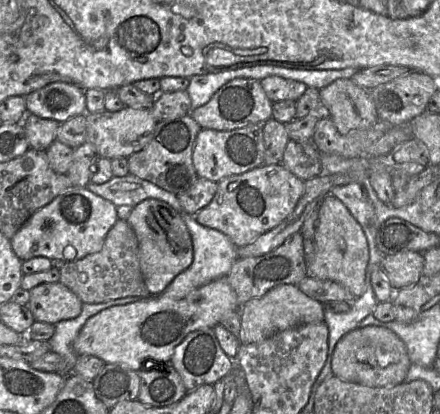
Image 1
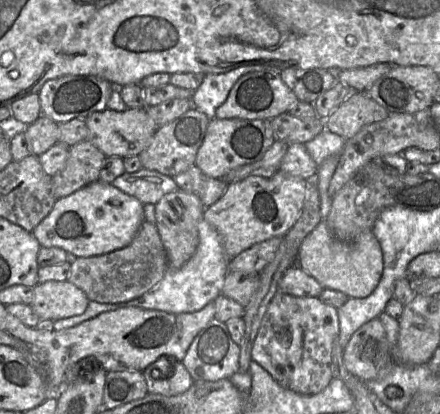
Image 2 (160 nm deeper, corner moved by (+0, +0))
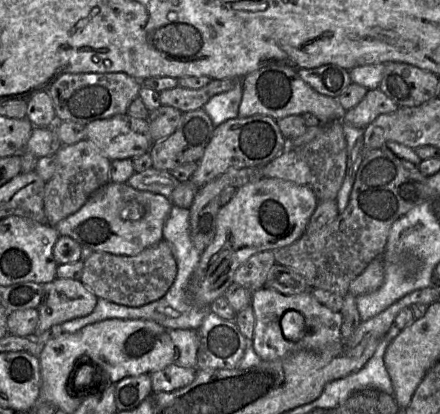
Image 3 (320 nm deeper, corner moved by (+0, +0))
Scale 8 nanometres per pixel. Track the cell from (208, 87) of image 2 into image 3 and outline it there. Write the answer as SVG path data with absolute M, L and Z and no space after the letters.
M236 80L233 89L213 96L203 109L216 127L223 122L238 117L238 110L242 99L242 81Z

